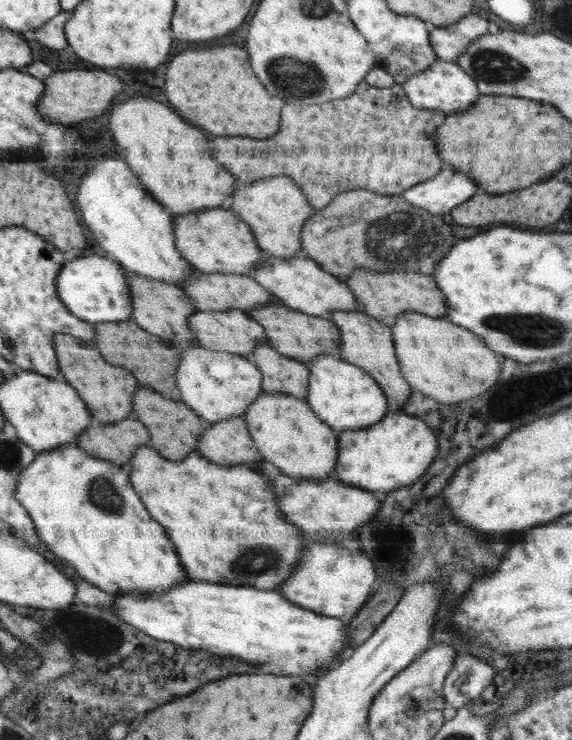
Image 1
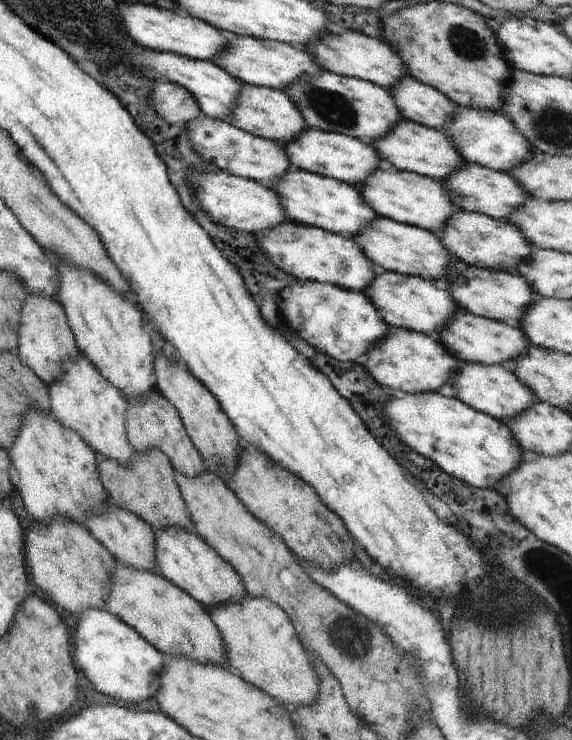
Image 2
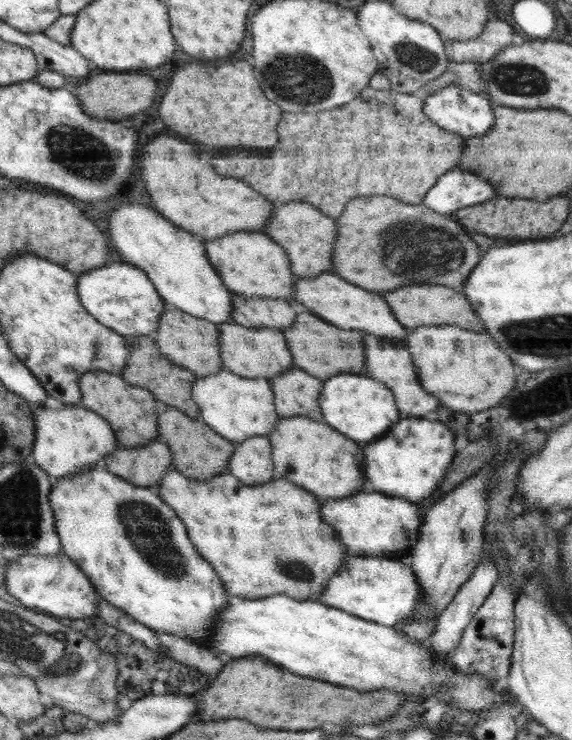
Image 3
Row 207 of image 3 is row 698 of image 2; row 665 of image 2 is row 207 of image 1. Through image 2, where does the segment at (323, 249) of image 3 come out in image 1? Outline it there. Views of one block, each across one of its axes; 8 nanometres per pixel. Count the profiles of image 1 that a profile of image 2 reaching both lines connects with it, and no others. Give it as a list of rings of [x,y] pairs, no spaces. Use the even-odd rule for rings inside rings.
[[[288,176],[258,180],[243,188],[235,188],[226,206],[248,224],[257,246],[265,255],[286,257],[286,259],[303,255],[300,229],[304,227],[314,208],[308,205],[304,193],[300,192],[294,180],[288,180]]]

